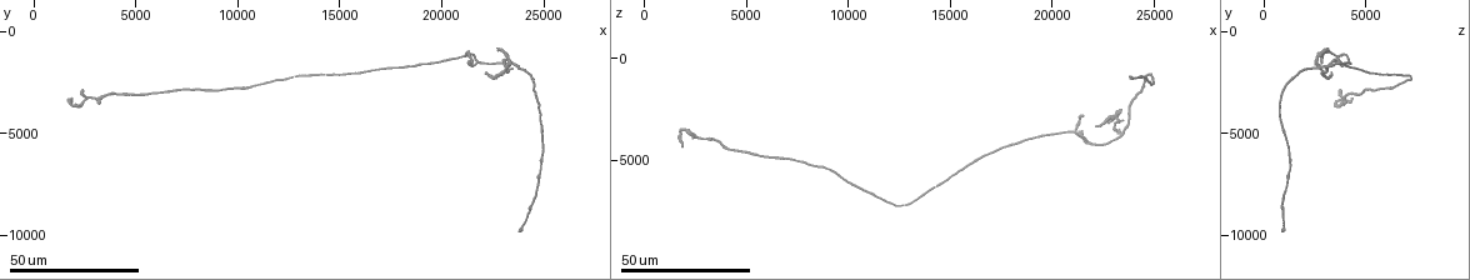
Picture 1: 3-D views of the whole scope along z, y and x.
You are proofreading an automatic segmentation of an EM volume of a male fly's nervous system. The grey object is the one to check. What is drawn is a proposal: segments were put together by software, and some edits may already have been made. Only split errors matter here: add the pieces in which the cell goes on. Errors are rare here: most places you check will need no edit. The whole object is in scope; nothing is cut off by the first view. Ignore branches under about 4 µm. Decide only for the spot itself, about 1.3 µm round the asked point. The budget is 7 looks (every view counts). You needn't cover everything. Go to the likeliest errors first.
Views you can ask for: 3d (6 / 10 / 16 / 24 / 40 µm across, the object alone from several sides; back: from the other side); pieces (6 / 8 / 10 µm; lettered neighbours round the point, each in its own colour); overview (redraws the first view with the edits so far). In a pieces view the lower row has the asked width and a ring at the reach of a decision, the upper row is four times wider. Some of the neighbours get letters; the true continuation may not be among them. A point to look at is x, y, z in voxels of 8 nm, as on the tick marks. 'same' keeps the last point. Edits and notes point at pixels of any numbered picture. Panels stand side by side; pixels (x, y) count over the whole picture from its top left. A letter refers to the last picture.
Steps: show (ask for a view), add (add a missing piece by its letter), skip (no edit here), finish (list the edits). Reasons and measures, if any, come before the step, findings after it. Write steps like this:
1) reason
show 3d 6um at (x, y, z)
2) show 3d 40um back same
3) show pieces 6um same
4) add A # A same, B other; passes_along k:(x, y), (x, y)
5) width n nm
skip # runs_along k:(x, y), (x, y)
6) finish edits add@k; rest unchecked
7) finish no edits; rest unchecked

branch stops here
show 3d 40um at (22200, 2000, 3300)

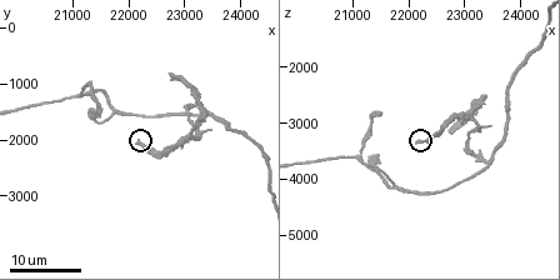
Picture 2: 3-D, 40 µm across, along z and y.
show pieces 6um at (22100, 2100, 3300)

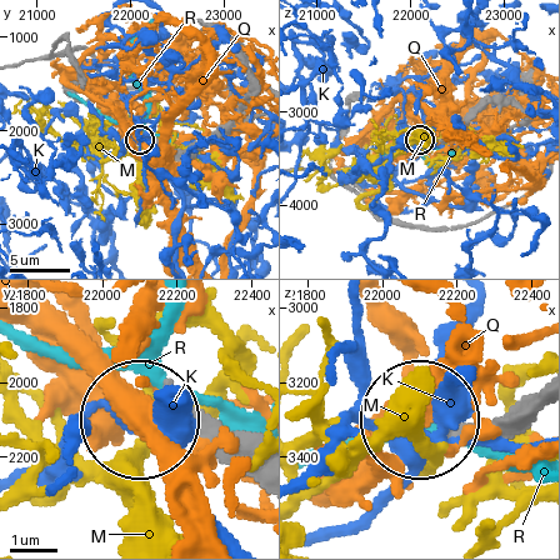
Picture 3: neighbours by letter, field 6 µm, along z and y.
skip # K other, M other, Q other, R other; none of them fits

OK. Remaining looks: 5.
free end
show 3d 16um at (22700, 850, 3100)

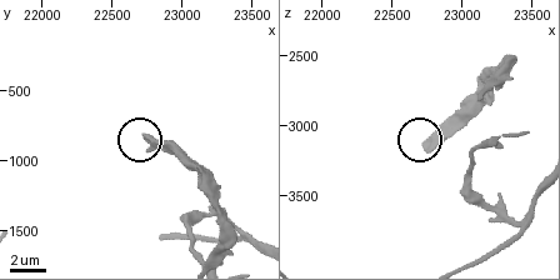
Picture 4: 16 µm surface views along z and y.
what lies round it
show pieces 10um at (22740, 800, 3120)

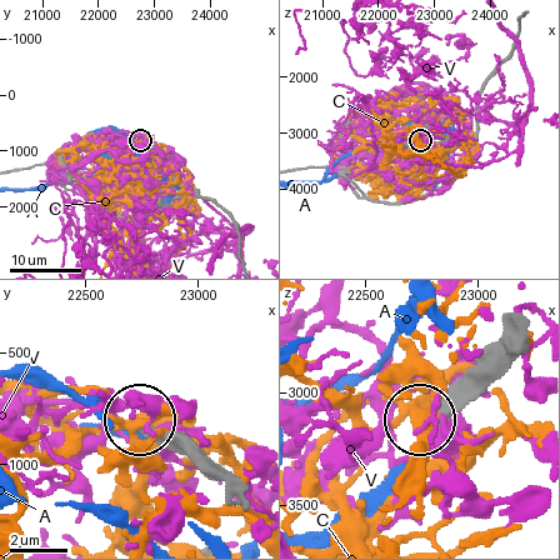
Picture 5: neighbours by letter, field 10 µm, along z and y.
skip # A other, C other, V other; no lettered piece goes on from it

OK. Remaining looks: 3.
branch stops here
show 3d 16um at (21500, 1550, 2800)

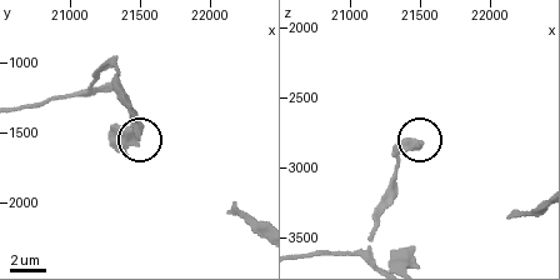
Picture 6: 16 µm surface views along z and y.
show pieces 8um at (21500, 1540, 2820)

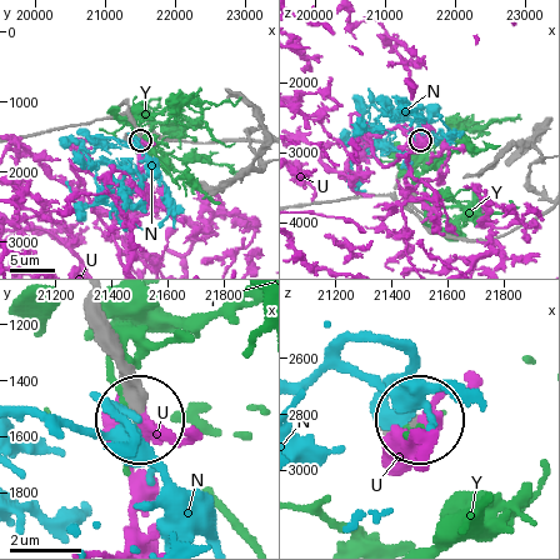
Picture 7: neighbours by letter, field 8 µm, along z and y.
skip # N other, U other, Y other; runs_along 7:(91, 301), (134, 415); no lettered piece goes on from it

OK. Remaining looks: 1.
finish no edits; rest unchecked

